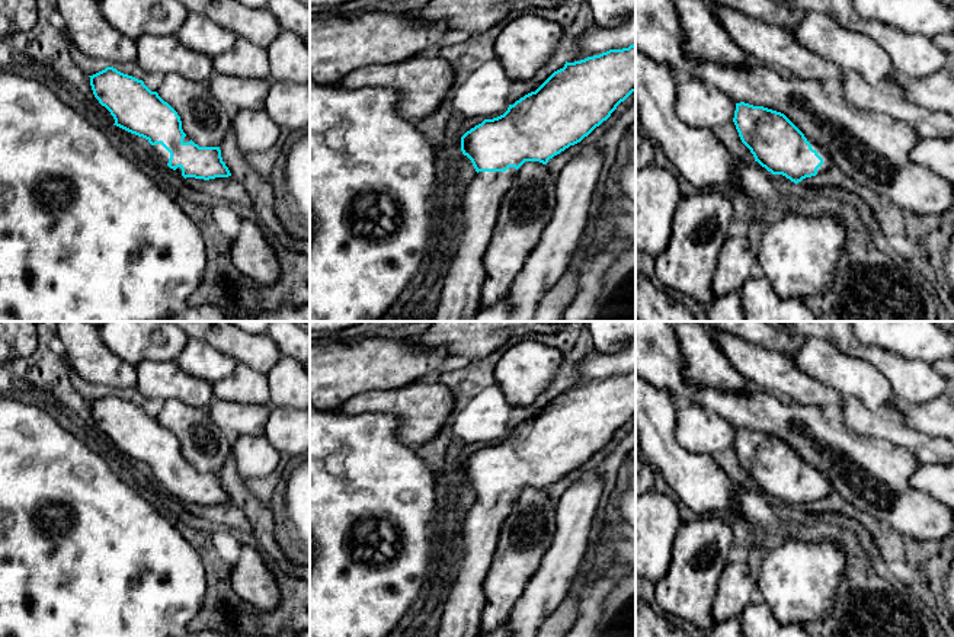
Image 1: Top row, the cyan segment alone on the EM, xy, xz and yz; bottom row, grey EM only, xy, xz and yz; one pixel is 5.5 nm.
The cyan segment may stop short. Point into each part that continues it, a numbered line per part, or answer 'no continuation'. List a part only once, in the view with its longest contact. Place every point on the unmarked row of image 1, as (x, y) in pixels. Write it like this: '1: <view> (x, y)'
1: xz (464, 599)

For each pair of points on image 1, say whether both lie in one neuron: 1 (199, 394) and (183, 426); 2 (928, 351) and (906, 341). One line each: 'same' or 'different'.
1: different
2: same

